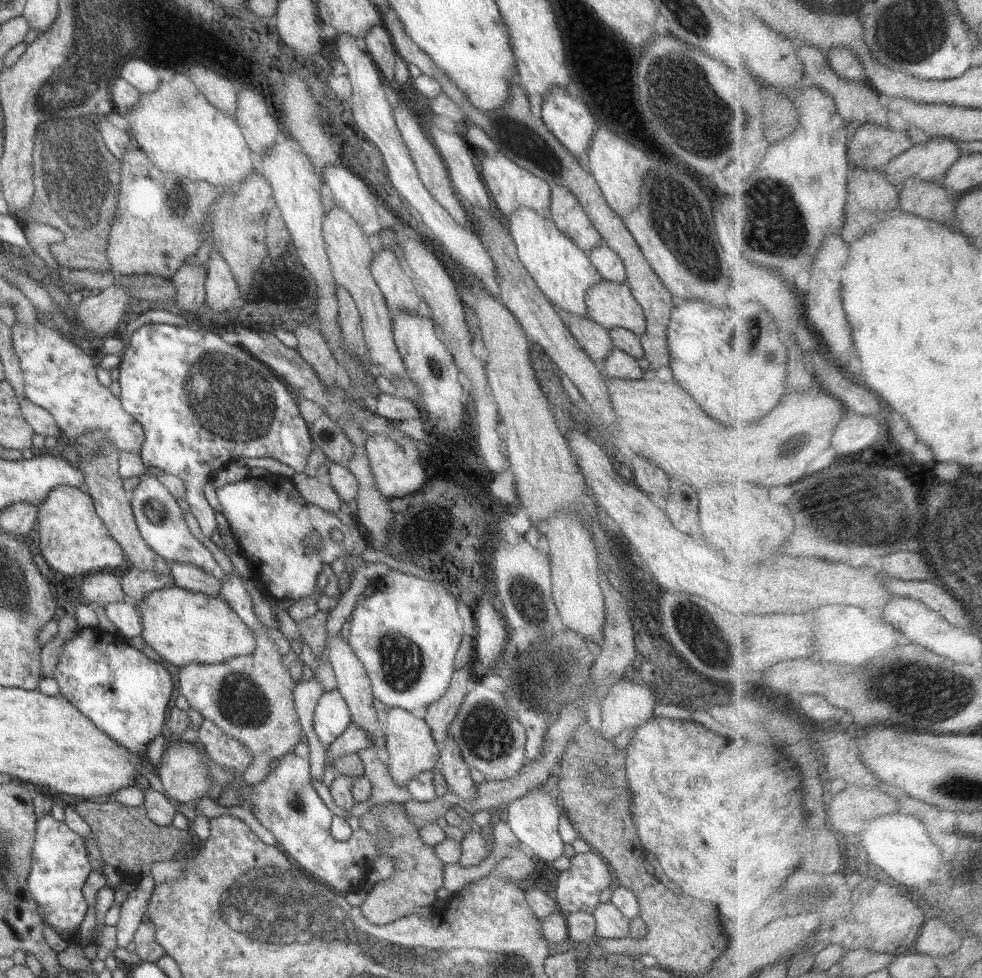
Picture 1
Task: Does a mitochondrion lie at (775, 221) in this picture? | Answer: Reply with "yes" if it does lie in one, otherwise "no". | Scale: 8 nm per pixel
yes

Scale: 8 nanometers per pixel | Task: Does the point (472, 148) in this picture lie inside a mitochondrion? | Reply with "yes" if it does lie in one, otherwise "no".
no

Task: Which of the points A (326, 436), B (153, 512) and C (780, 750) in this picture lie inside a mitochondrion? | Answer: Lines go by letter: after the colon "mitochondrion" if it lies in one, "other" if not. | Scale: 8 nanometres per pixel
A: other
B: mitochondrion
C: other

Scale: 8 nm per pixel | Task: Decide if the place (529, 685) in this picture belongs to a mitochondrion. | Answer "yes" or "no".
yes

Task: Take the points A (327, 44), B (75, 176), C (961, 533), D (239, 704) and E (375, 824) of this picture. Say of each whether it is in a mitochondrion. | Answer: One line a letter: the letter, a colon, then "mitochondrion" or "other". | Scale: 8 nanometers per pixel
A: other
B: mitochondrion
C: mitochondrion
D: mitochondrion
E: other

